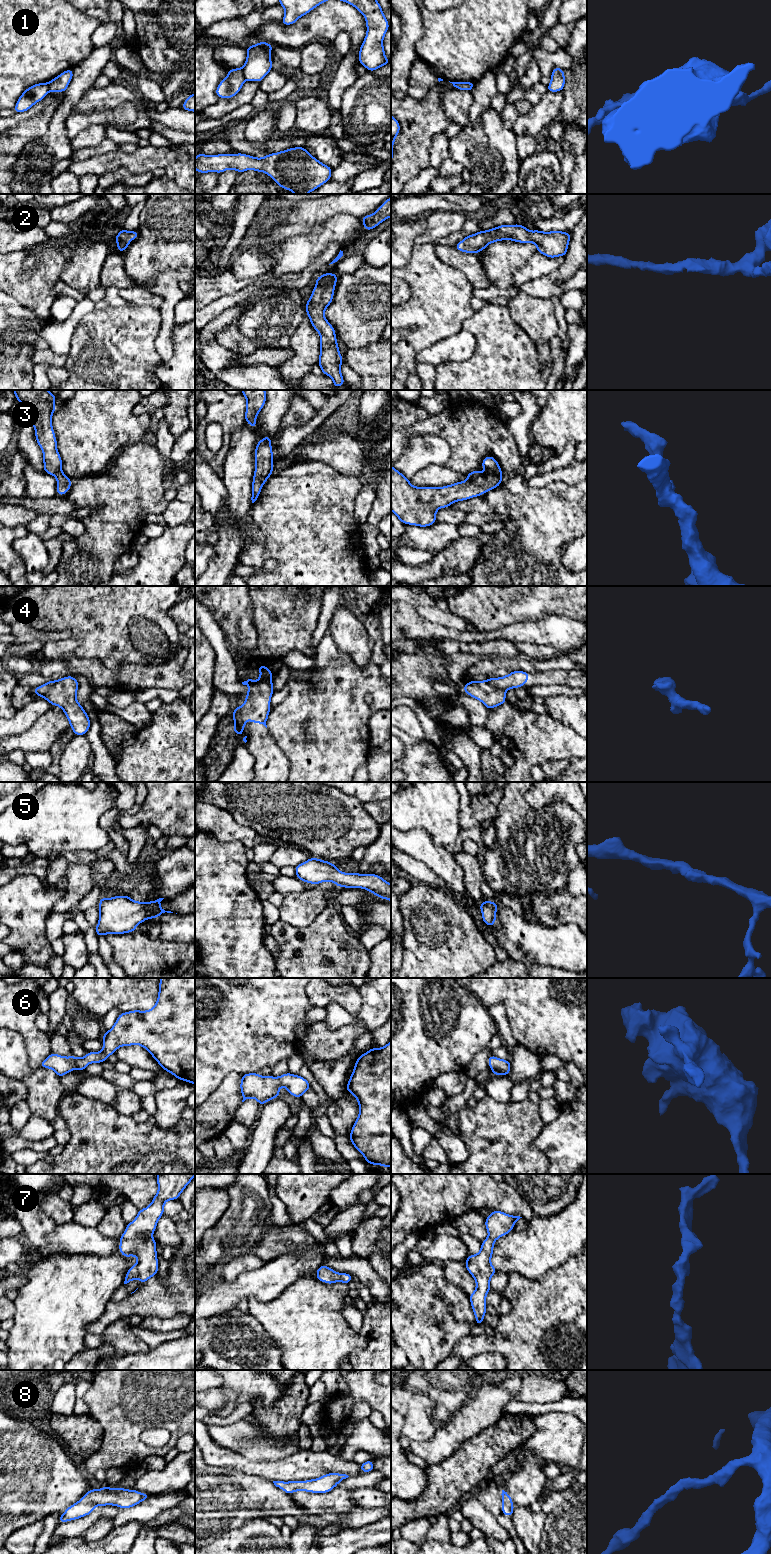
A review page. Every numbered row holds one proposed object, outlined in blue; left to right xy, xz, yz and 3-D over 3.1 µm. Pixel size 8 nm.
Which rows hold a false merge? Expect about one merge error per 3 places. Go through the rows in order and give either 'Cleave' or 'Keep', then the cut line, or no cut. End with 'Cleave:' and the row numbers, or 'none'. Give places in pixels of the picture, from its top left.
1: Cleave. Split along xz (241, 68), (245, 79)
2: Keep. No split
3: Keep. No split
4: Keep. No split
5: Keep. No split
6: Keep. No split
7: Keep. No split
8: Keep. No split
Cleave: 1

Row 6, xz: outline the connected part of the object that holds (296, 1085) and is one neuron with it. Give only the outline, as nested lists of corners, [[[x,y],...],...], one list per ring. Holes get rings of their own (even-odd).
[[[289,1072],[279,1077],[264,1077],[258,1073],[242,1074],[240,1083],[242,1102],[248,1098],[254,1098],[262,1106],[266,1102],[278,1098],[279,1088],[282,1086],[296,1098],[301,1098],[311,1087],[305,1078]]]

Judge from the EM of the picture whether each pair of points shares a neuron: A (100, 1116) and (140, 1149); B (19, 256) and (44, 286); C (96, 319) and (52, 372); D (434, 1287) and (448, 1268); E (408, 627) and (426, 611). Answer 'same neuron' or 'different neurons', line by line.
A: same neuron
B: same neuron
C: different neurons
D: different neurons
E: different neurons

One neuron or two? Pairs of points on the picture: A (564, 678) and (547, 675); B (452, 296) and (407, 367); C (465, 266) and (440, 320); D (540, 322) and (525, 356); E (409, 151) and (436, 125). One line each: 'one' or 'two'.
A: one
B: one
C: two
D: two
E: one

